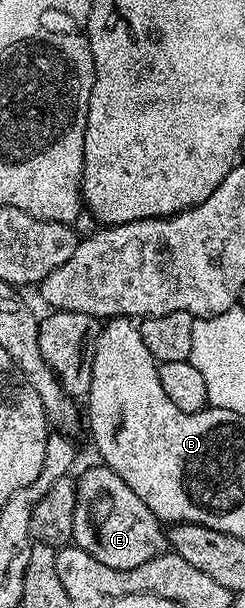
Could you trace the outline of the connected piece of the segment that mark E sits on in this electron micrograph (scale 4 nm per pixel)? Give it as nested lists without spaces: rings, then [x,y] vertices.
[[[107,466],[99,467],[86,469],[76,488],[76,504],[71,505],[71,543],[86,550],[90,558],[98,558],[102,566],[114,566],[114,570],[134,570],[134,566],[142,566],[142,562],[150,562],[150,558],[158,558],[166,550],[165,525],[150,510],[150,506],[146,506],[146,502],[142,502],[142,498],[138,498],[138,494],[134,494],[134,490],[130,490],[130,486],[114,474],[114,470]]]

